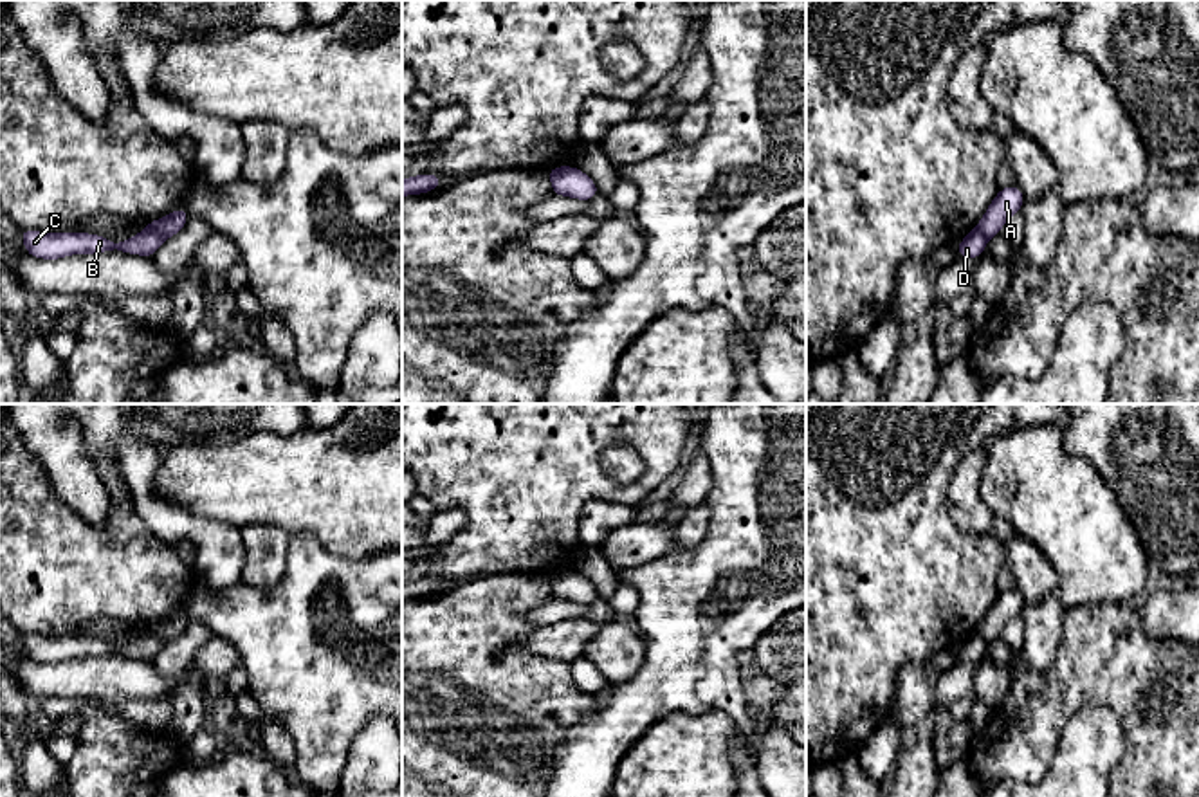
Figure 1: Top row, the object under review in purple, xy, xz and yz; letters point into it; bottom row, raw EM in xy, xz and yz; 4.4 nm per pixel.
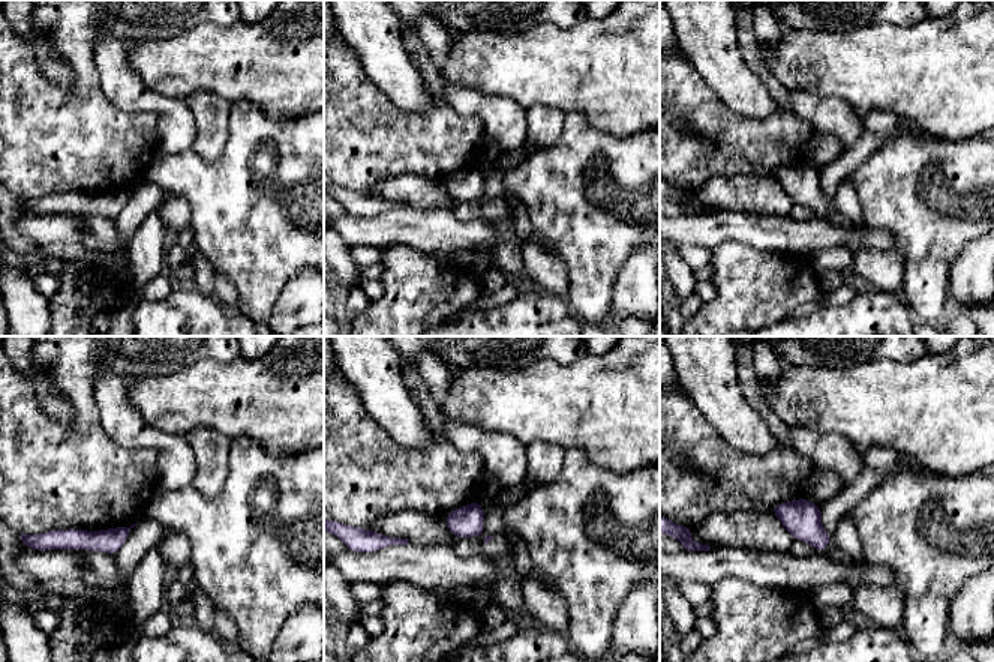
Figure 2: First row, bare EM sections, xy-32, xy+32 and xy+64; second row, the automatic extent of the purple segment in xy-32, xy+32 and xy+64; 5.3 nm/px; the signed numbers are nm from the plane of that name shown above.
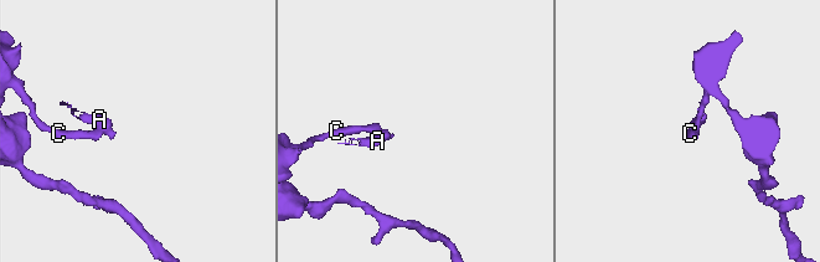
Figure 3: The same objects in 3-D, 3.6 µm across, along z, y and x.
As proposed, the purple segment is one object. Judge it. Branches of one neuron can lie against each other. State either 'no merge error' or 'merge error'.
merge error

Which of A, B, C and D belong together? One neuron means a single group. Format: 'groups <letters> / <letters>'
groups A / B C D

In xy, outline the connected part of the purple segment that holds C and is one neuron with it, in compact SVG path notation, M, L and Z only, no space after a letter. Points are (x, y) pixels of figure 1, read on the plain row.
M148 631L119 647L110 646L103 638L88 638L79 635L40 637L18 633L18 637L27 658L40 664L61 664L70 658L99 658L108 655L153 662L159 651L166 646L159 635Z

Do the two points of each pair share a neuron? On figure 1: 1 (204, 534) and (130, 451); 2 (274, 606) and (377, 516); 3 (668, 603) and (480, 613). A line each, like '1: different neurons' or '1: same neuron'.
1: same neuron
2: different neurons
3: different neurons

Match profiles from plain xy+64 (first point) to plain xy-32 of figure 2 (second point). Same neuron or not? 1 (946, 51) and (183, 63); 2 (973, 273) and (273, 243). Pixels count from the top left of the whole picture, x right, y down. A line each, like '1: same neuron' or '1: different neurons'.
1: same neuron
2: different neurons

